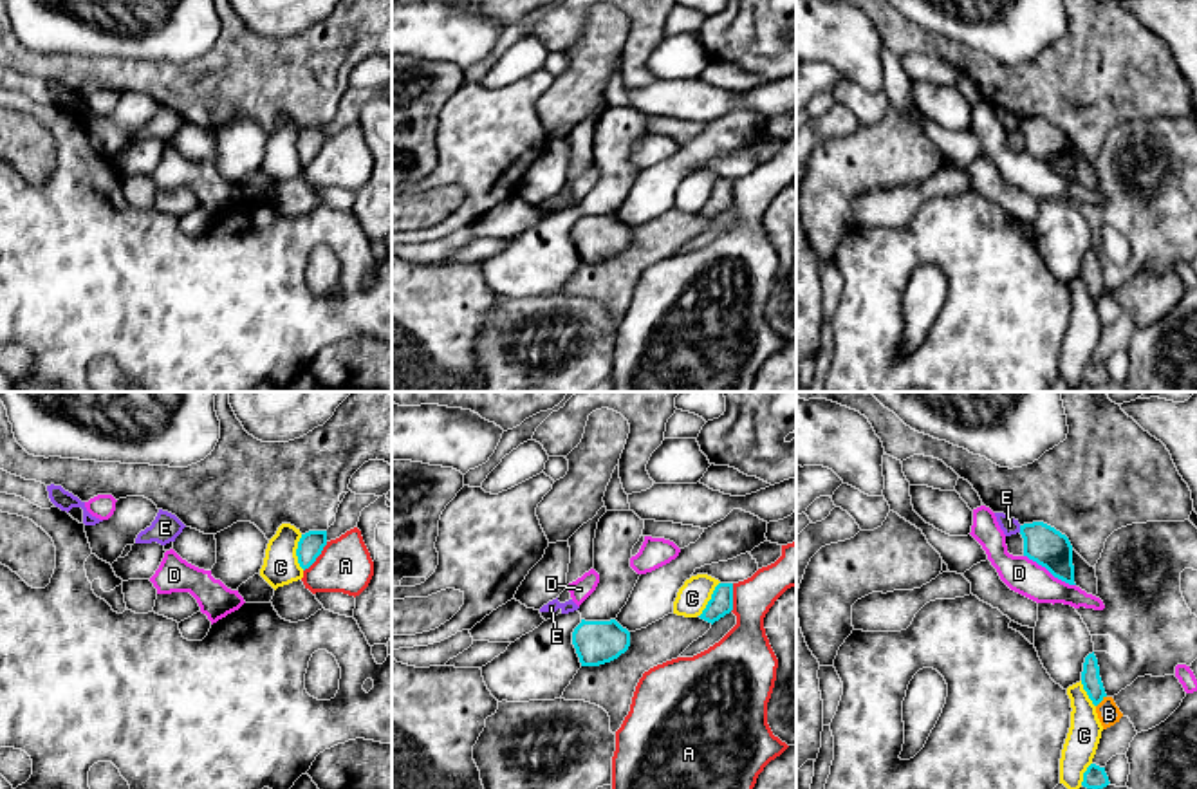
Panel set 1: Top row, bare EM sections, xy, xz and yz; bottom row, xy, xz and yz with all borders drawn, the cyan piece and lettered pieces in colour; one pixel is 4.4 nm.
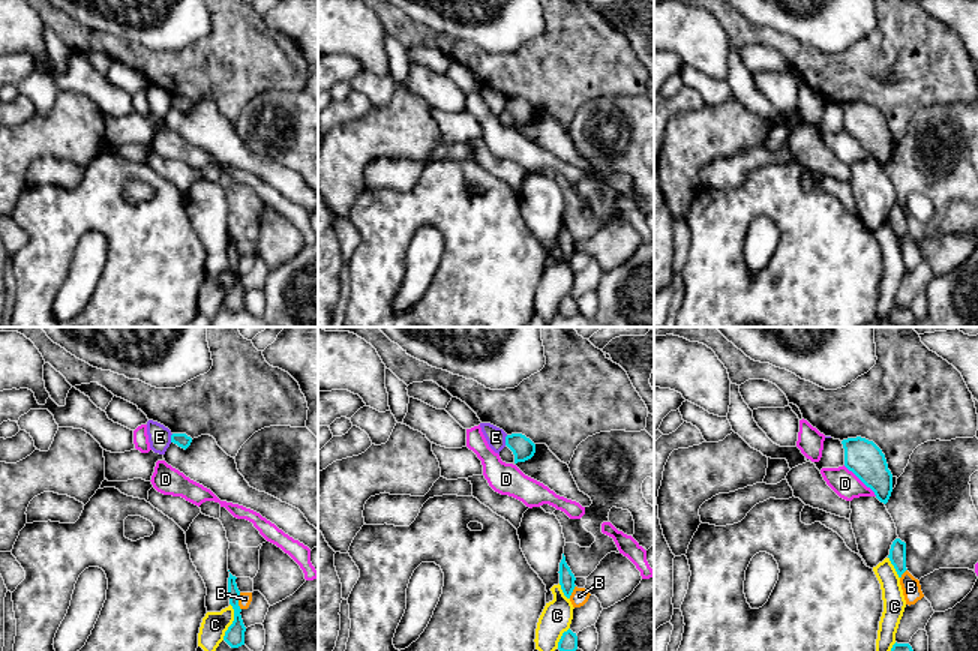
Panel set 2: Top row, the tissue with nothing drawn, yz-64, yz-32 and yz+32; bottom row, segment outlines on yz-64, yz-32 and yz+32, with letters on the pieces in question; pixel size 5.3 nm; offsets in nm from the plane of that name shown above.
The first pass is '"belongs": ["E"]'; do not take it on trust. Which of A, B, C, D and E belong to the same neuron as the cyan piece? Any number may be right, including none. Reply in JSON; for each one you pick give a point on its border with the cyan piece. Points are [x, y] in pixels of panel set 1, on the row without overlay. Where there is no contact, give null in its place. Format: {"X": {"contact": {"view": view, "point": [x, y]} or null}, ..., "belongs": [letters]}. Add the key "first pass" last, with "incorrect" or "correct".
{"belongs": [], "first pass": "incorrect"}

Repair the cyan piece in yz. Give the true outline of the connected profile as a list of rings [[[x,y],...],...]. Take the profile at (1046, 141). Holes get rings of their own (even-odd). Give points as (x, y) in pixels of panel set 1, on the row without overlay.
[[[1044,117],[1020,121],[1024,152],[1045,162],[1054,173],[1074,179],[1072,141],[1065,130]]]

